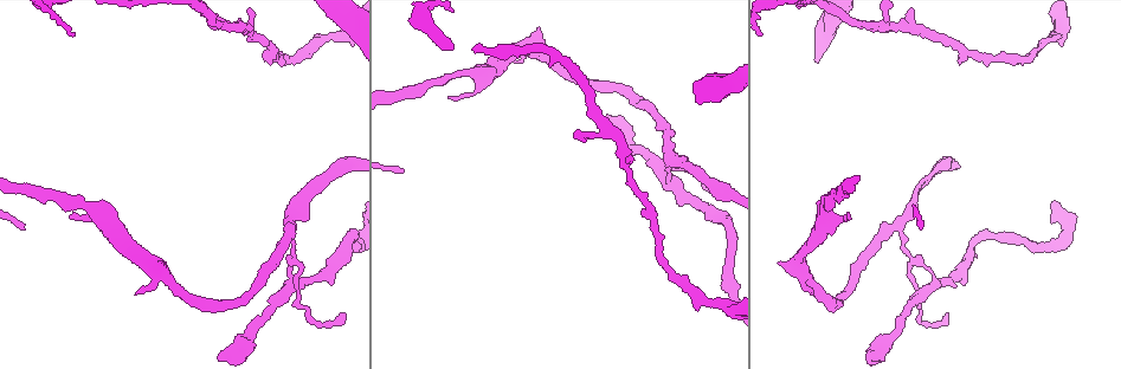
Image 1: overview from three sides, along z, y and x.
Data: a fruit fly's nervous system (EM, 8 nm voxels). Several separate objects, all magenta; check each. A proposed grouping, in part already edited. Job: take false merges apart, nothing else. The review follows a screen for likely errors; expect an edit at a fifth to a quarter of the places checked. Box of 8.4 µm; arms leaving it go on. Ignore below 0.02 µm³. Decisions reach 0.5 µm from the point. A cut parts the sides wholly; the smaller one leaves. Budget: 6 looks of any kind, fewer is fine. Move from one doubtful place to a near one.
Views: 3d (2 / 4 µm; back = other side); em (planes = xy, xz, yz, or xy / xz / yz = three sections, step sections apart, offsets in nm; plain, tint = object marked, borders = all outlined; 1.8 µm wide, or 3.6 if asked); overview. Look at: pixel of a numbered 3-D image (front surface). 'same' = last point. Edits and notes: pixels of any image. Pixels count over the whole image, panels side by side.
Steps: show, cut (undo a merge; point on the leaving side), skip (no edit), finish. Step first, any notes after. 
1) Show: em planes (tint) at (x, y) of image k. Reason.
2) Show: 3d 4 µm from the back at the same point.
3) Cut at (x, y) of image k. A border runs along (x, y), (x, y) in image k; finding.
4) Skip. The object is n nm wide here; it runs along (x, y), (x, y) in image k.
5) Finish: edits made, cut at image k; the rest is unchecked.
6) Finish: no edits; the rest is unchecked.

Show: 3d 4 µm at (898, 227) of image 1. A fork.

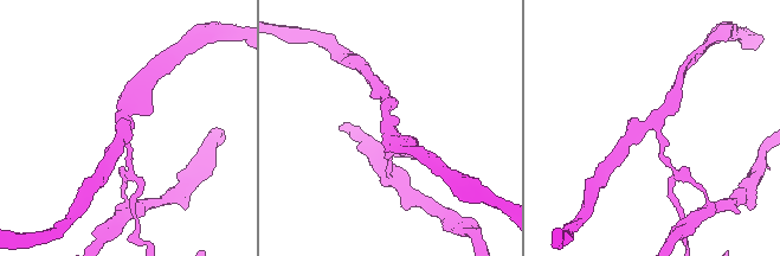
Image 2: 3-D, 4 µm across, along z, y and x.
Show: em planes (tint) at (391, 125) of image 2. 3 arms meet here.

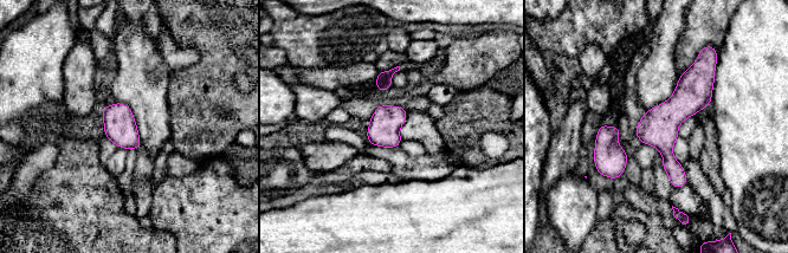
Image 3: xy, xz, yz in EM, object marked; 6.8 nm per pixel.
Skip. One cell here.

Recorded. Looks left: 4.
Show: 3d 4 µm at (234, 25) of image 1. Arms part here.

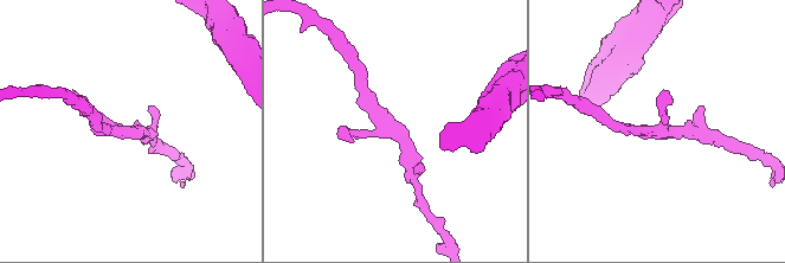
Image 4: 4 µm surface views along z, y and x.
Show: em 3.6 µm xz step 8 (tint) at (129, 132) of image 4. Need the tissue.

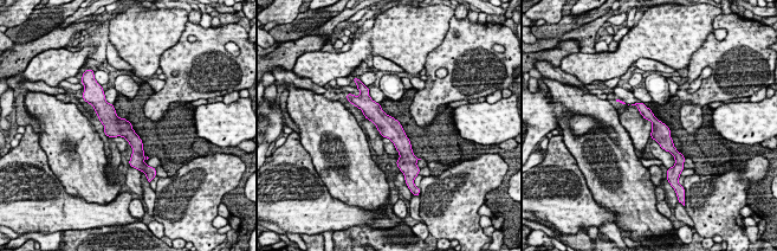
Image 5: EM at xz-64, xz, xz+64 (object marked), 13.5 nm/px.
Show: em 3.6 µm planes (tint) at the same point. Another direction.

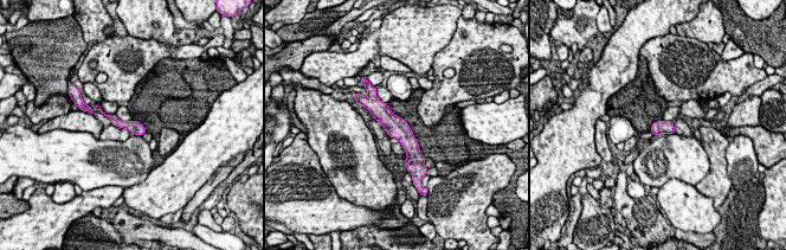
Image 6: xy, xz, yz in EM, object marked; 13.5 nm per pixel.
Skip. The object is 190 nm wide here; one cell here.

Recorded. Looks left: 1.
Show: em planes (tint) at (714, 304) of image 1. Calibre changes.

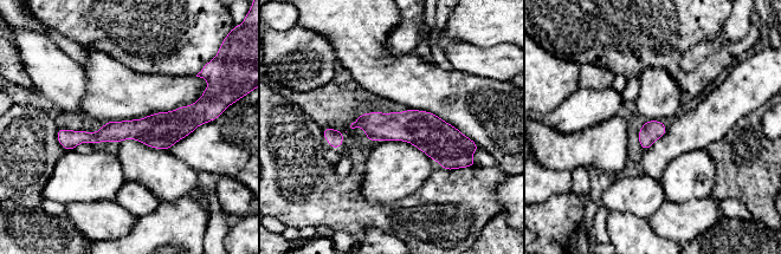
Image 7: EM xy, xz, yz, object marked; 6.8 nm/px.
Skip. It runs along (197, 117), (162, 130), (59, 137) in image 7; continuous, no second cell.

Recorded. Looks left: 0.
Finish: no edits; the rest is unchecked.

